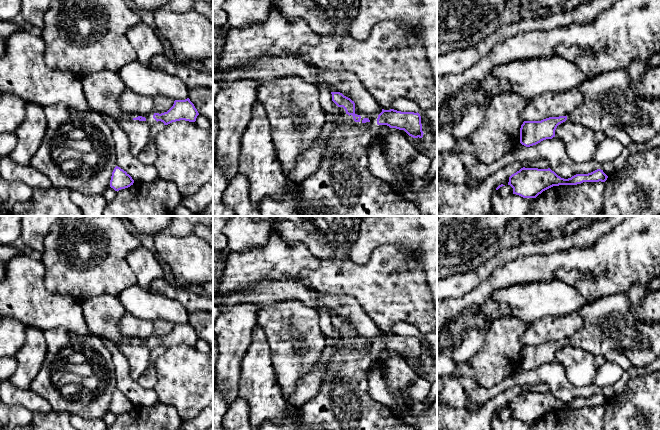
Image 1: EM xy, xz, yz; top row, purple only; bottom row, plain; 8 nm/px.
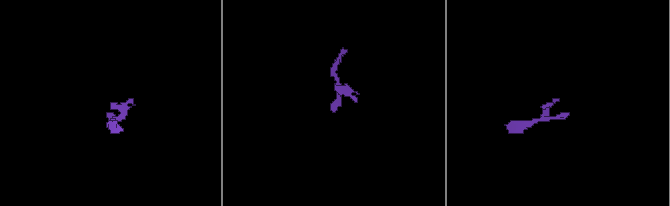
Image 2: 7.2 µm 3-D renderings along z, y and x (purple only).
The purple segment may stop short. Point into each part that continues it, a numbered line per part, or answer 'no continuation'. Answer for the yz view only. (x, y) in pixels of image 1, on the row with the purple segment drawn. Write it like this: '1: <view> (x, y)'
1: yz (608, 100)

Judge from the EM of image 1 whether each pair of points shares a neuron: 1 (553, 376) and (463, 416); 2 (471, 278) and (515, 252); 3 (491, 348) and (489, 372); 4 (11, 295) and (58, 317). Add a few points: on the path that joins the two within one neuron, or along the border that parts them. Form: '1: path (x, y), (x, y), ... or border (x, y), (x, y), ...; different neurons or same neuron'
1: border (523, 388), (513, 386), (499, 394); different neurons
2: path (482, 272), (504, 257); same neuron
3: path (491, 354), (490, 366); same neuron
4: path (23, 297), (30, 304), (46, 311); same neuron

